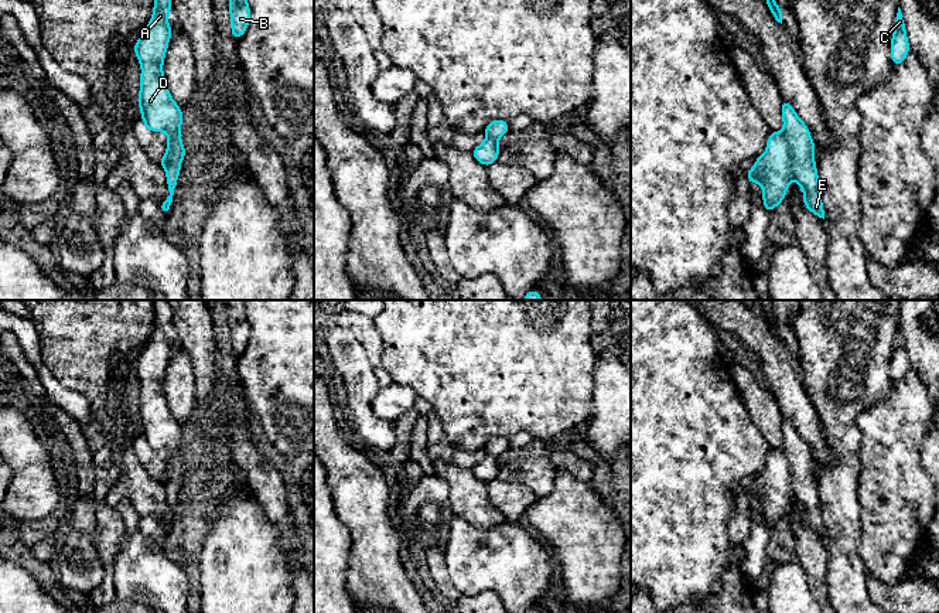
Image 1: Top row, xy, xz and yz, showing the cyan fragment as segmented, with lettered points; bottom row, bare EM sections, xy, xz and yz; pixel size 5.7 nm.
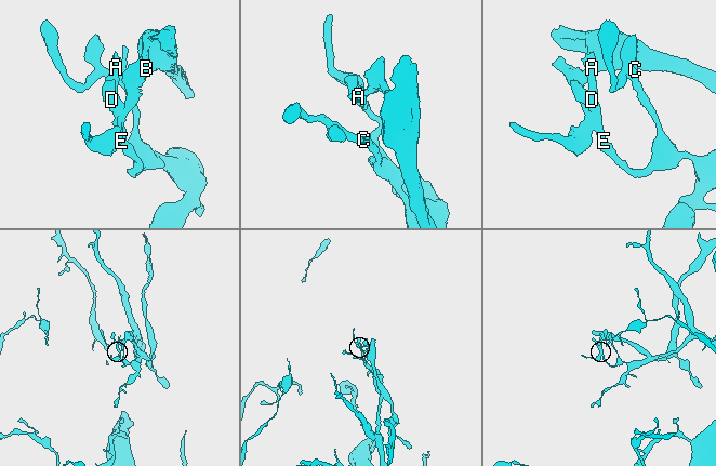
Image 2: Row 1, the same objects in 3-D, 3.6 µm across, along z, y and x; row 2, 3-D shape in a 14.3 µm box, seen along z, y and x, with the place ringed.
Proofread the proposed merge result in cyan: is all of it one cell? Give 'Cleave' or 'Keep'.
Cleave

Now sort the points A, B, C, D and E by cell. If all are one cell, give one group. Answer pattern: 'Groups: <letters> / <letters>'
Groups: A C D E / B

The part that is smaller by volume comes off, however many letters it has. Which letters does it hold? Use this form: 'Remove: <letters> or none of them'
Remove: B

